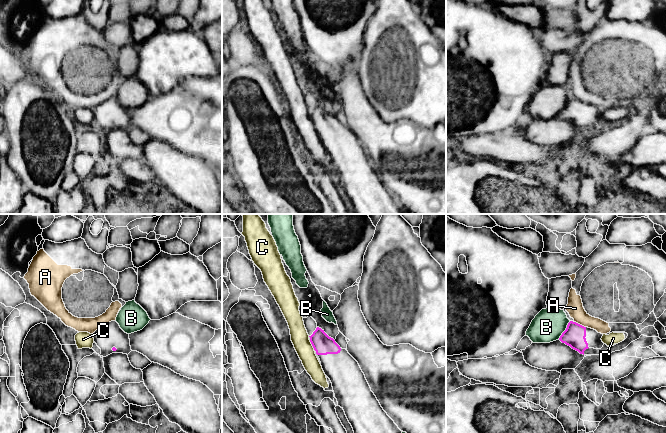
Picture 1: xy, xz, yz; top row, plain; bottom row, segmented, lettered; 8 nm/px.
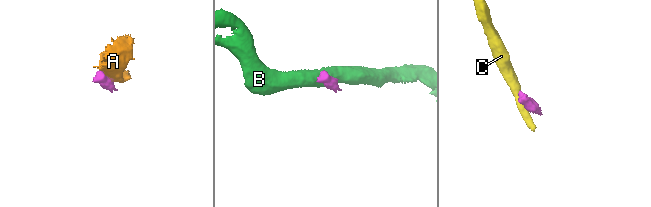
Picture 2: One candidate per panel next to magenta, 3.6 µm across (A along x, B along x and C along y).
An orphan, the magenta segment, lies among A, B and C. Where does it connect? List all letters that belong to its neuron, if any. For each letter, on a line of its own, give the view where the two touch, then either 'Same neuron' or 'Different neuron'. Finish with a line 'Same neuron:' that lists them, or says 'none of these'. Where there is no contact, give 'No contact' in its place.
A: Touches magenta in yz. Different neuron
B: Touches magenta in yz. Different neuron
C: Touches magenta in xz. Different neuron
Same neuron: none of these

